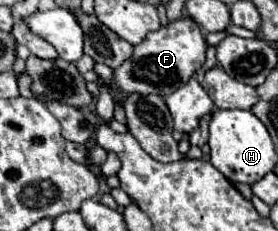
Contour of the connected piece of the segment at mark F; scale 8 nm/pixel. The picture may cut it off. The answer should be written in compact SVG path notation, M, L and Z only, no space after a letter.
M185 16L181 20L169 22L167 26L149 32L147 38L139 46L135 46L133 56L115 70L115 84L119 90L109 92L113 98L117 96L125 98L129 92L167 96L185 82L189 82L189 78L203 66L205 52L207 52L205 36L201 32L201 26L197 26L193 18Z

